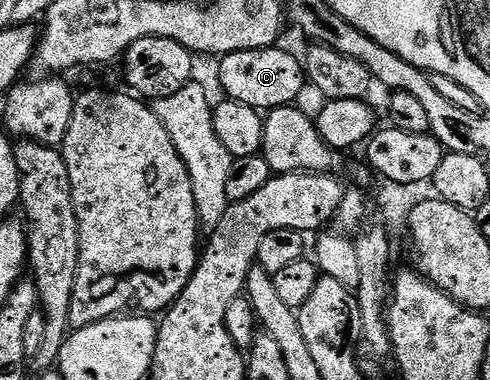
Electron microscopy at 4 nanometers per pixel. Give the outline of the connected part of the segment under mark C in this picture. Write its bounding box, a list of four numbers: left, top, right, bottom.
[220,46,306,113]

